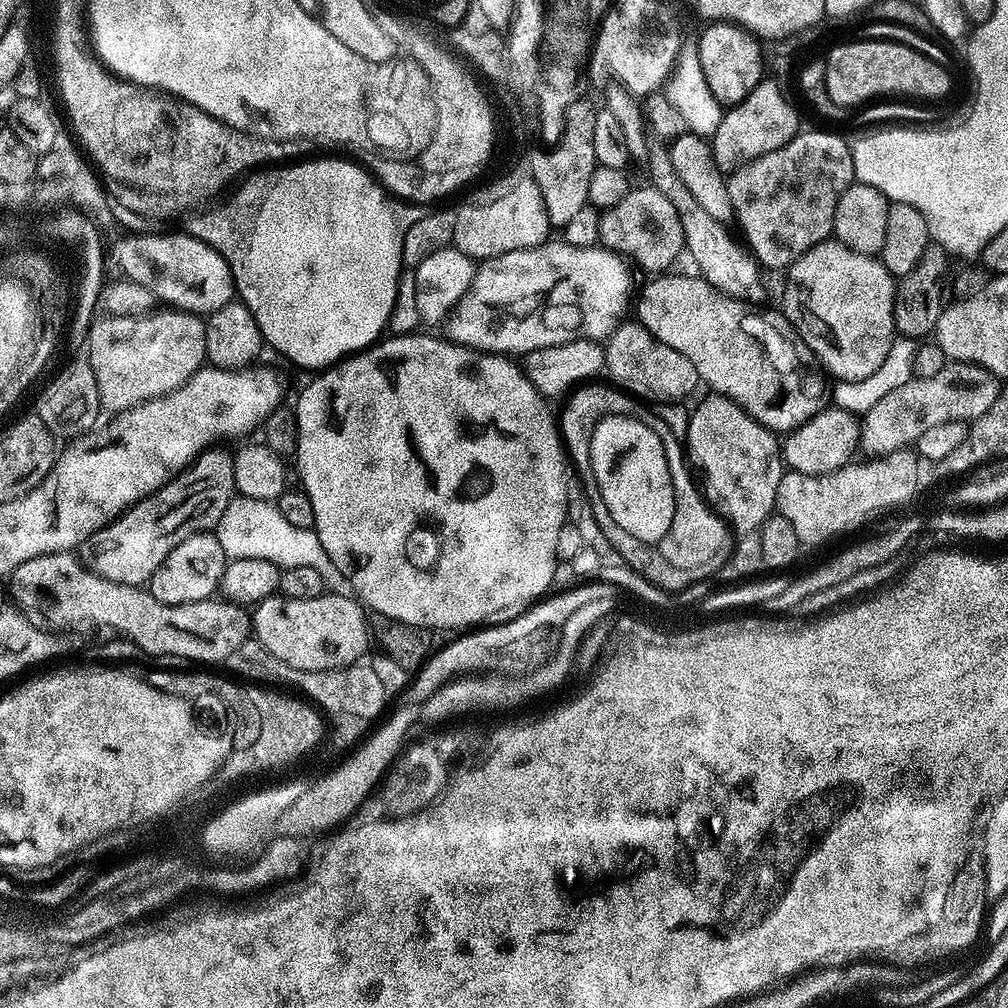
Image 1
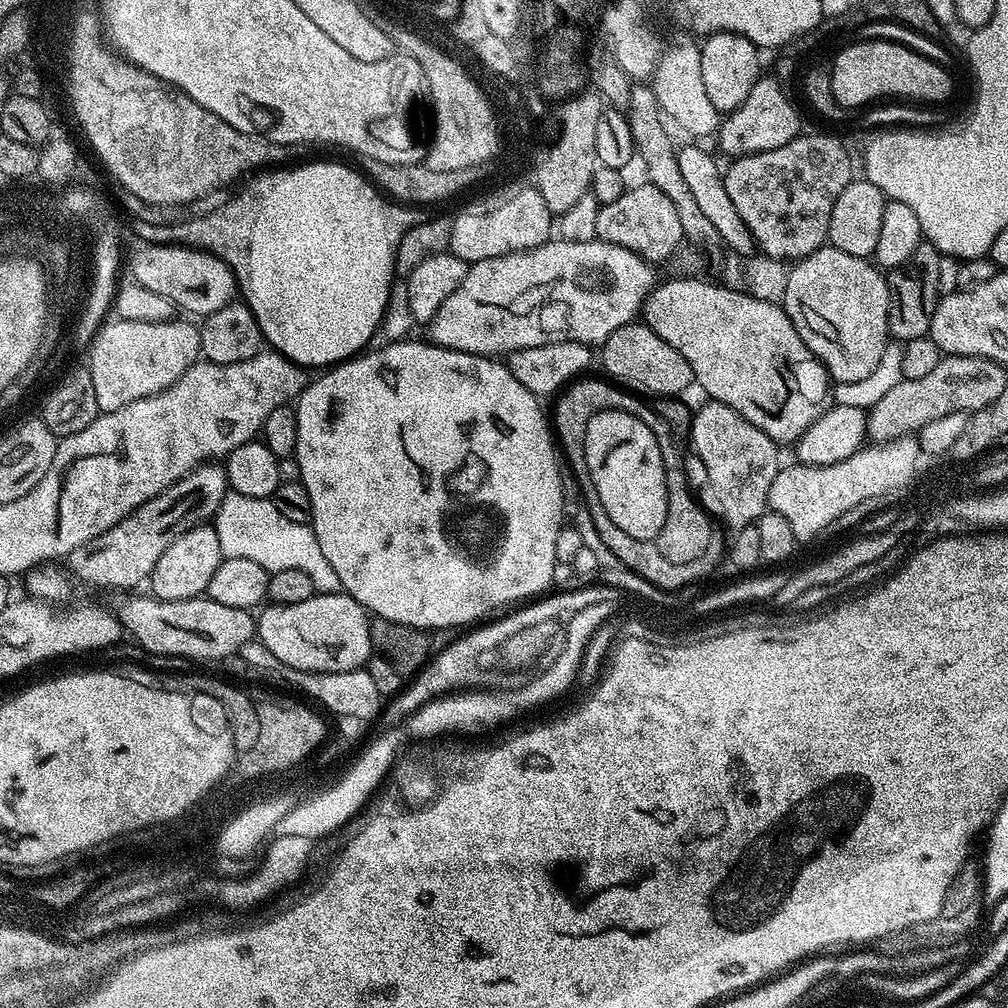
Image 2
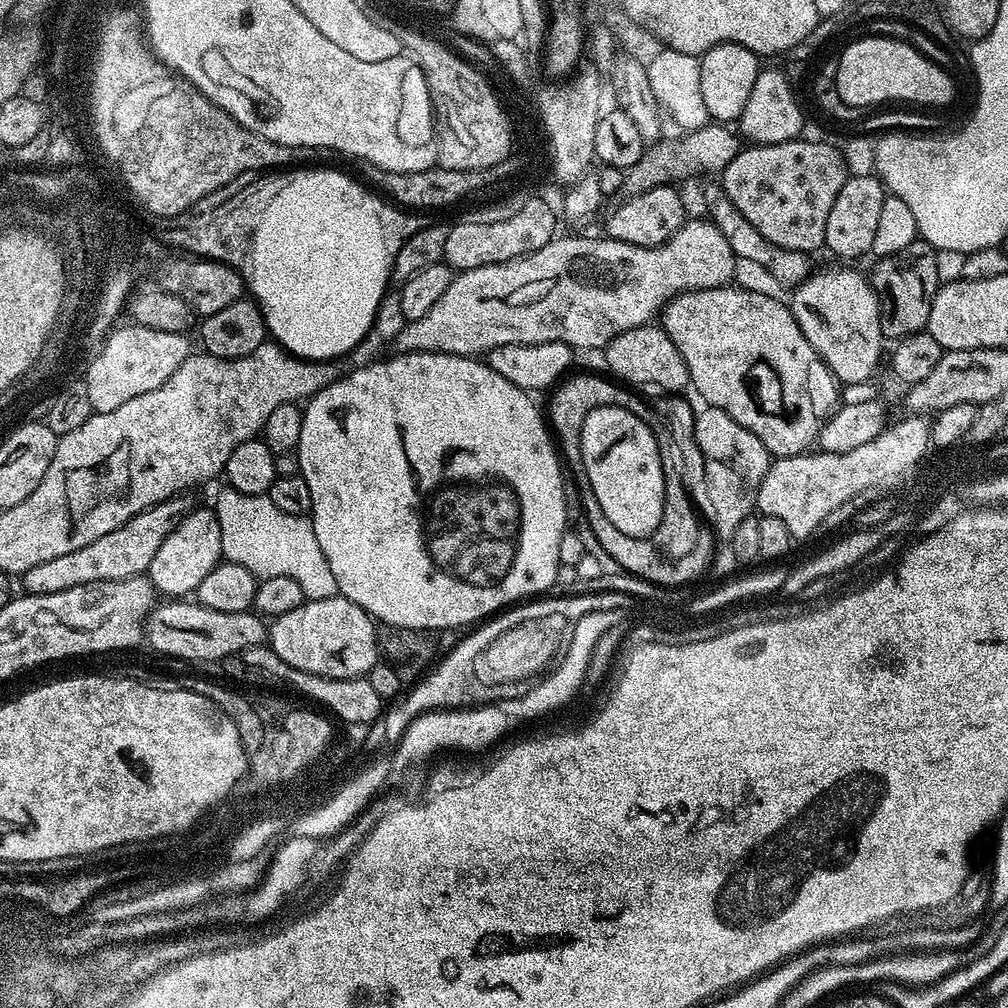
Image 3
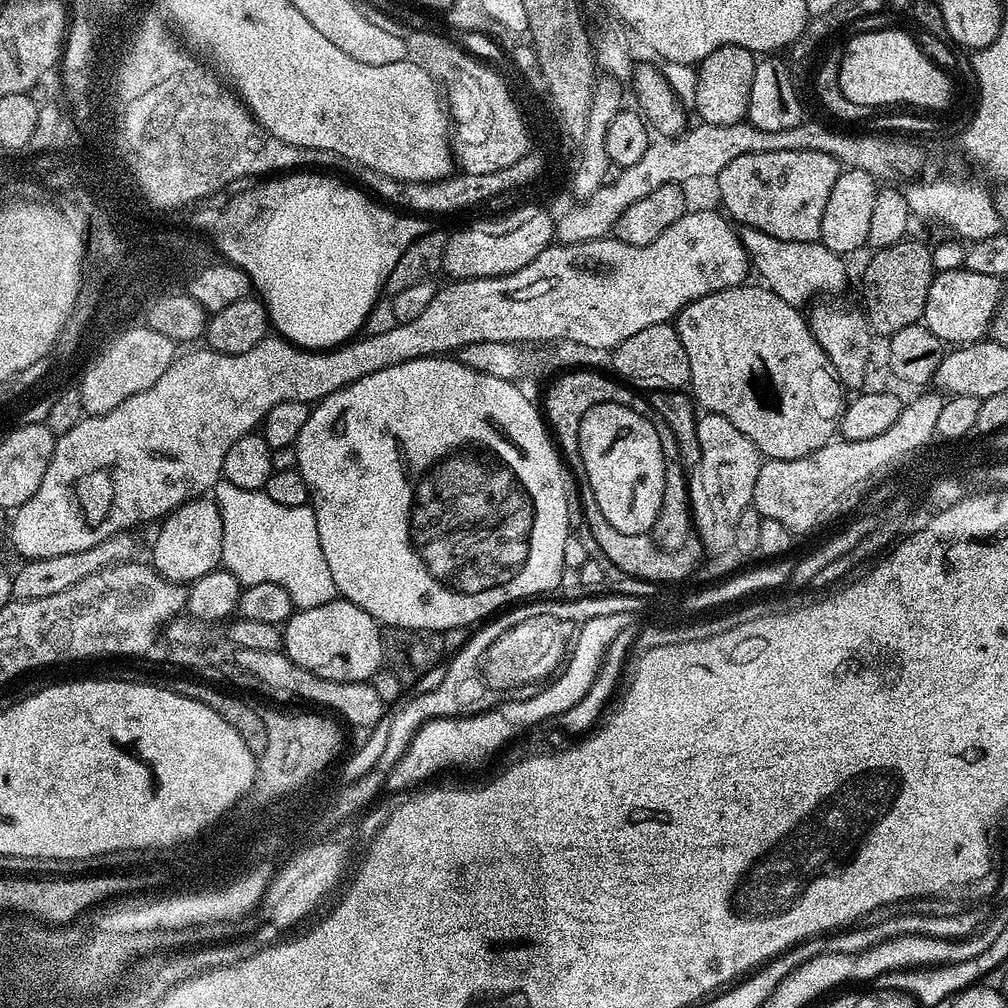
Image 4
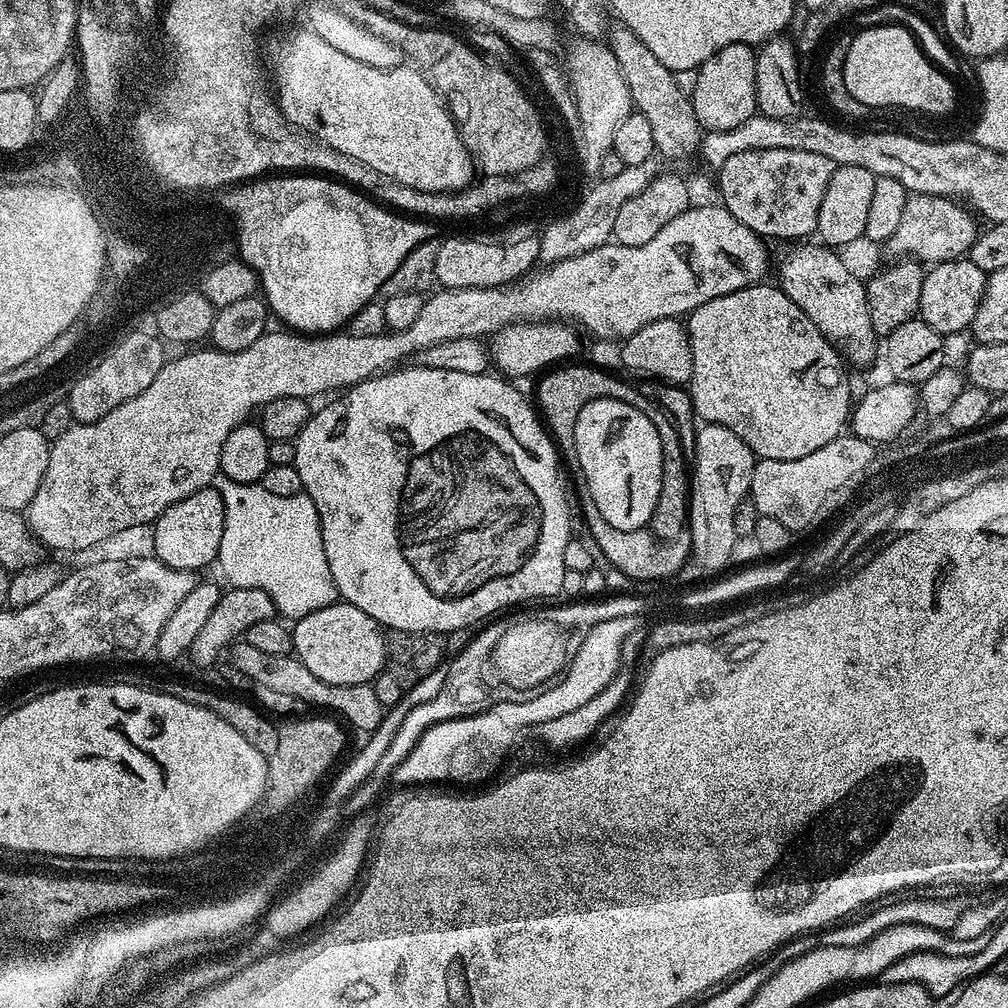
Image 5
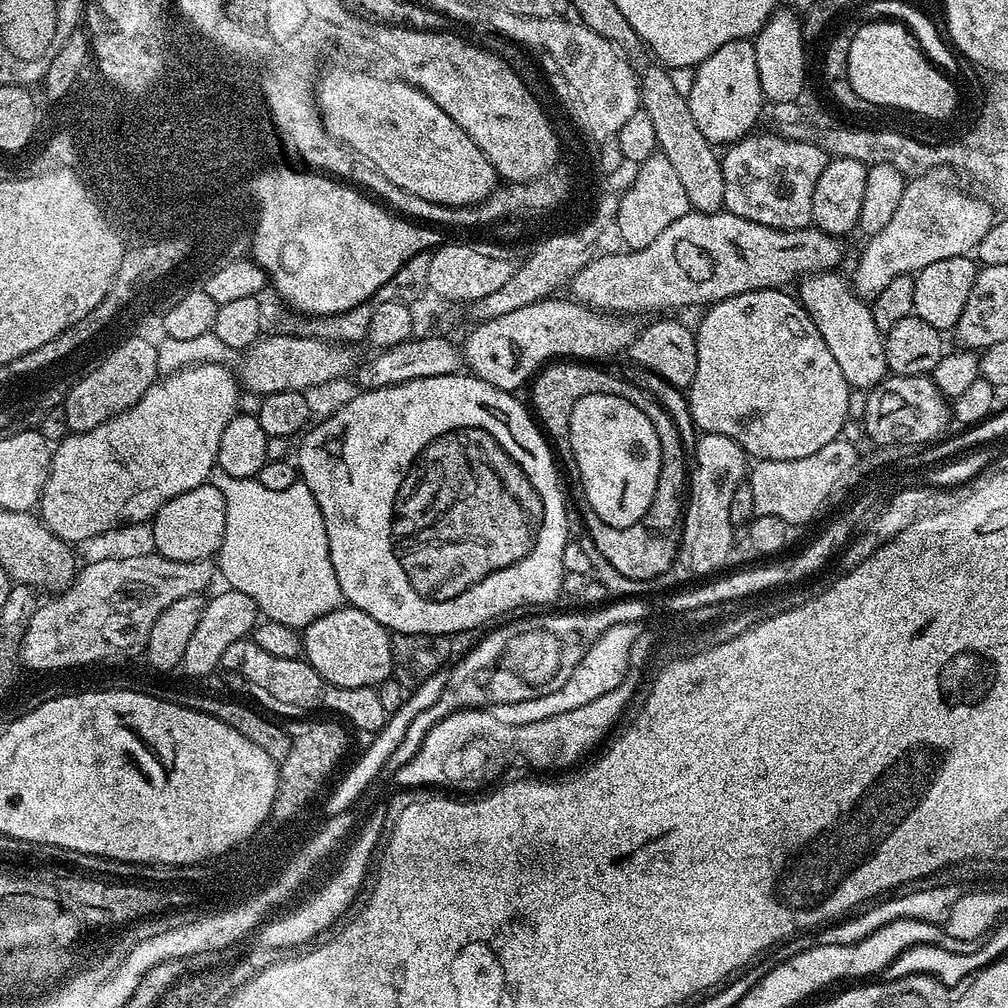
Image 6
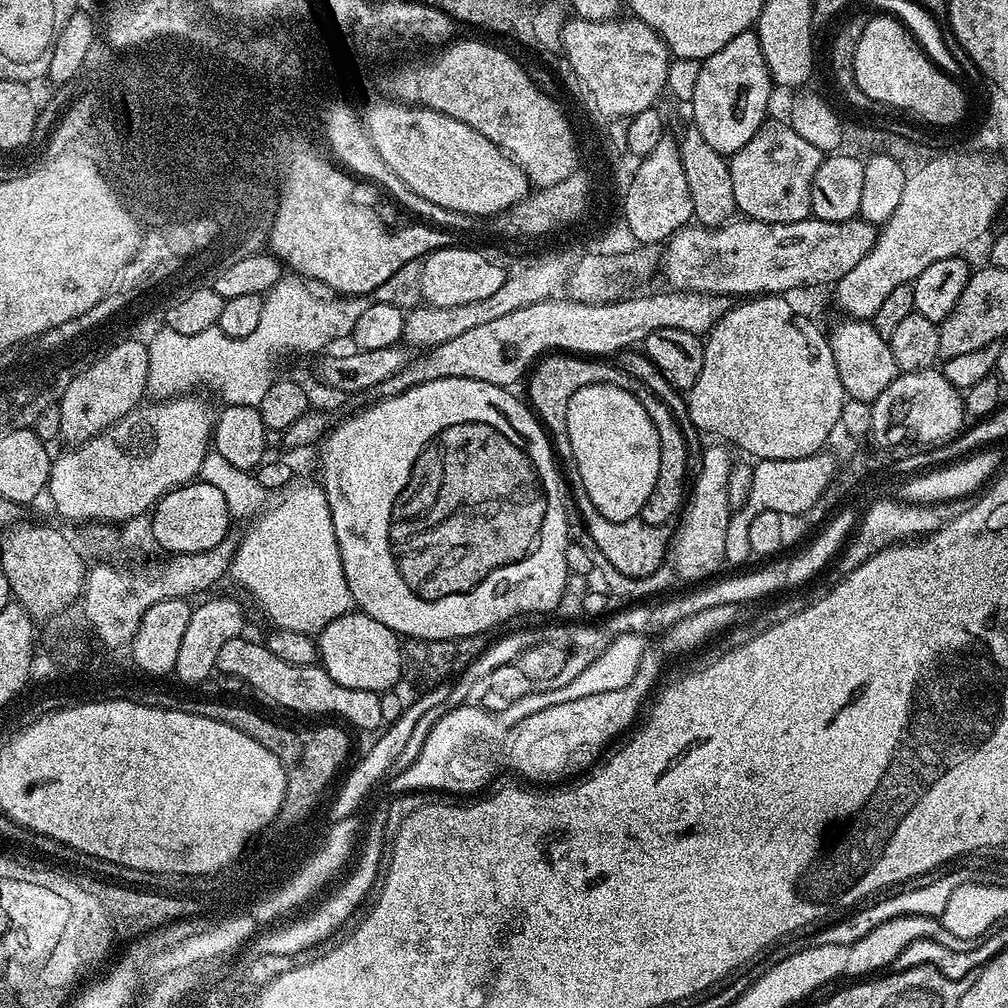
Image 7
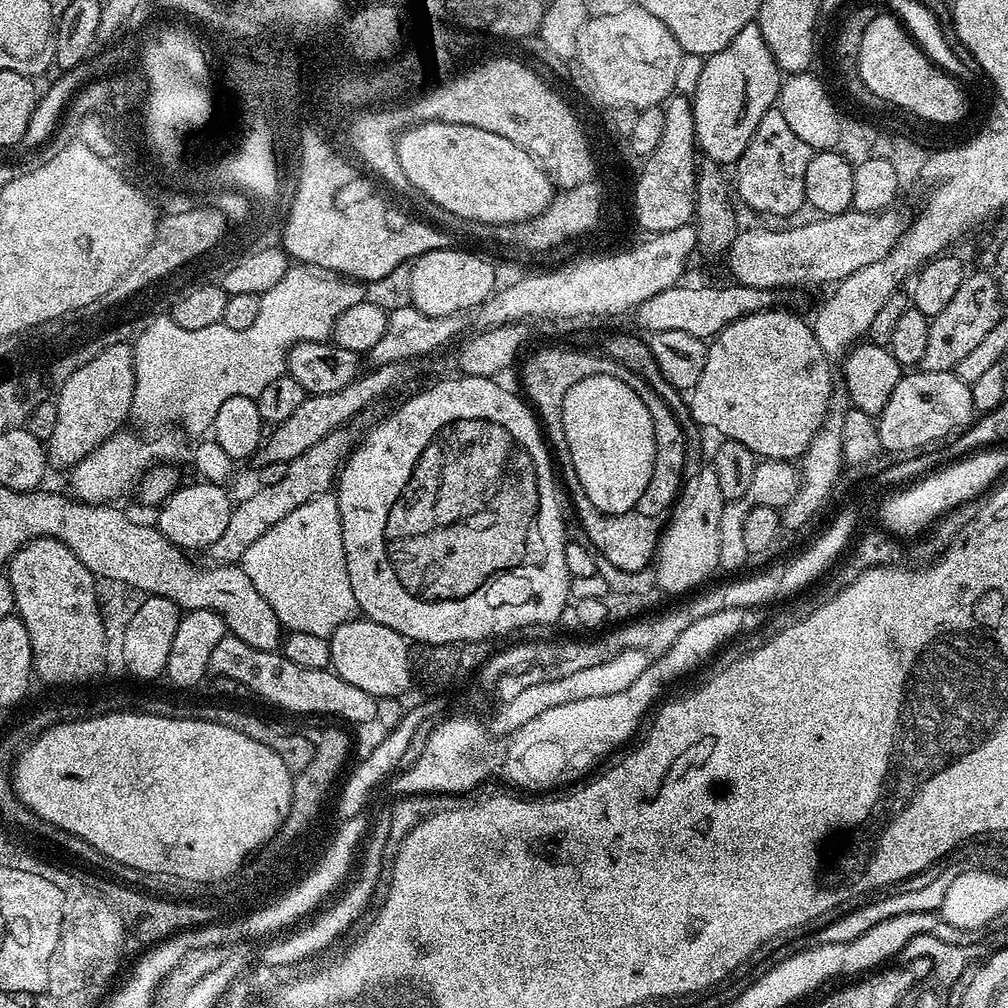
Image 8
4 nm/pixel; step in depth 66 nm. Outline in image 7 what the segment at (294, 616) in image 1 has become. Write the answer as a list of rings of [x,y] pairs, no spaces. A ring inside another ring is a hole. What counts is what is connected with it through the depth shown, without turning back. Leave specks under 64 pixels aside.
[[[353,610],[334,618],[318,633],[318,660],[338,682],[338,686],[350,686],[354,690],[387,692],[401,683],[400,645],[401,637],[391,632],[382,622],[370,618],[359,610]]]

